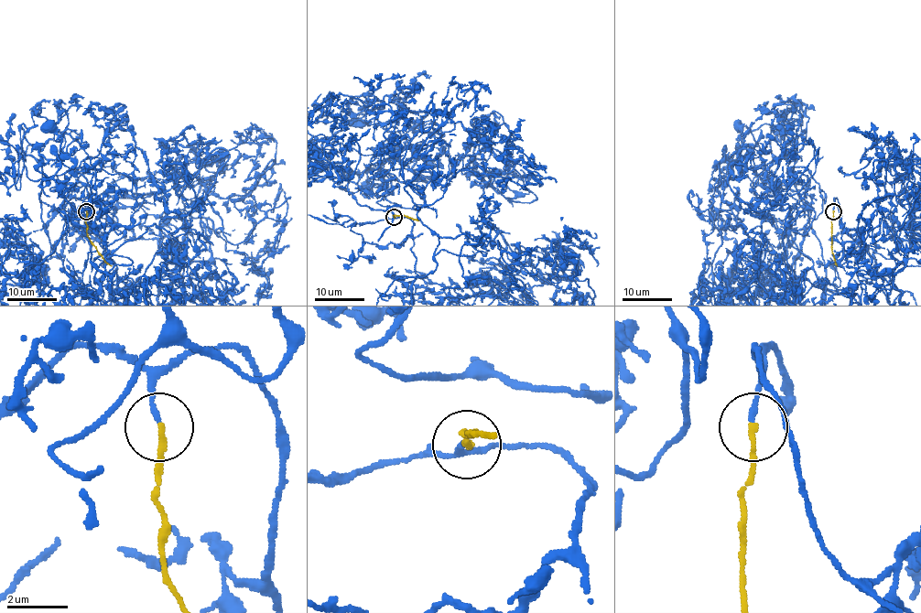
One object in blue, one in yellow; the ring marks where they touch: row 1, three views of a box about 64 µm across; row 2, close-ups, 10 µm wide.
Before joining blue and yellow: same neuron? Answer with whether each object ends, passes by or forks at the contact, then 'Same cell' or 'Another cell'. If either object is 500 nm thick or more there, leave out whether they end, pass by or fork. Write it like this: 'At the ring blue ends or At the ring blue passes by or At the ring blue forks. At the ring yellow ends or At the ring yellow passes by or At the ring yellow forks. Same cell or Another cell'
At the ring blue ends. At the ring yellow ends. Same cell

